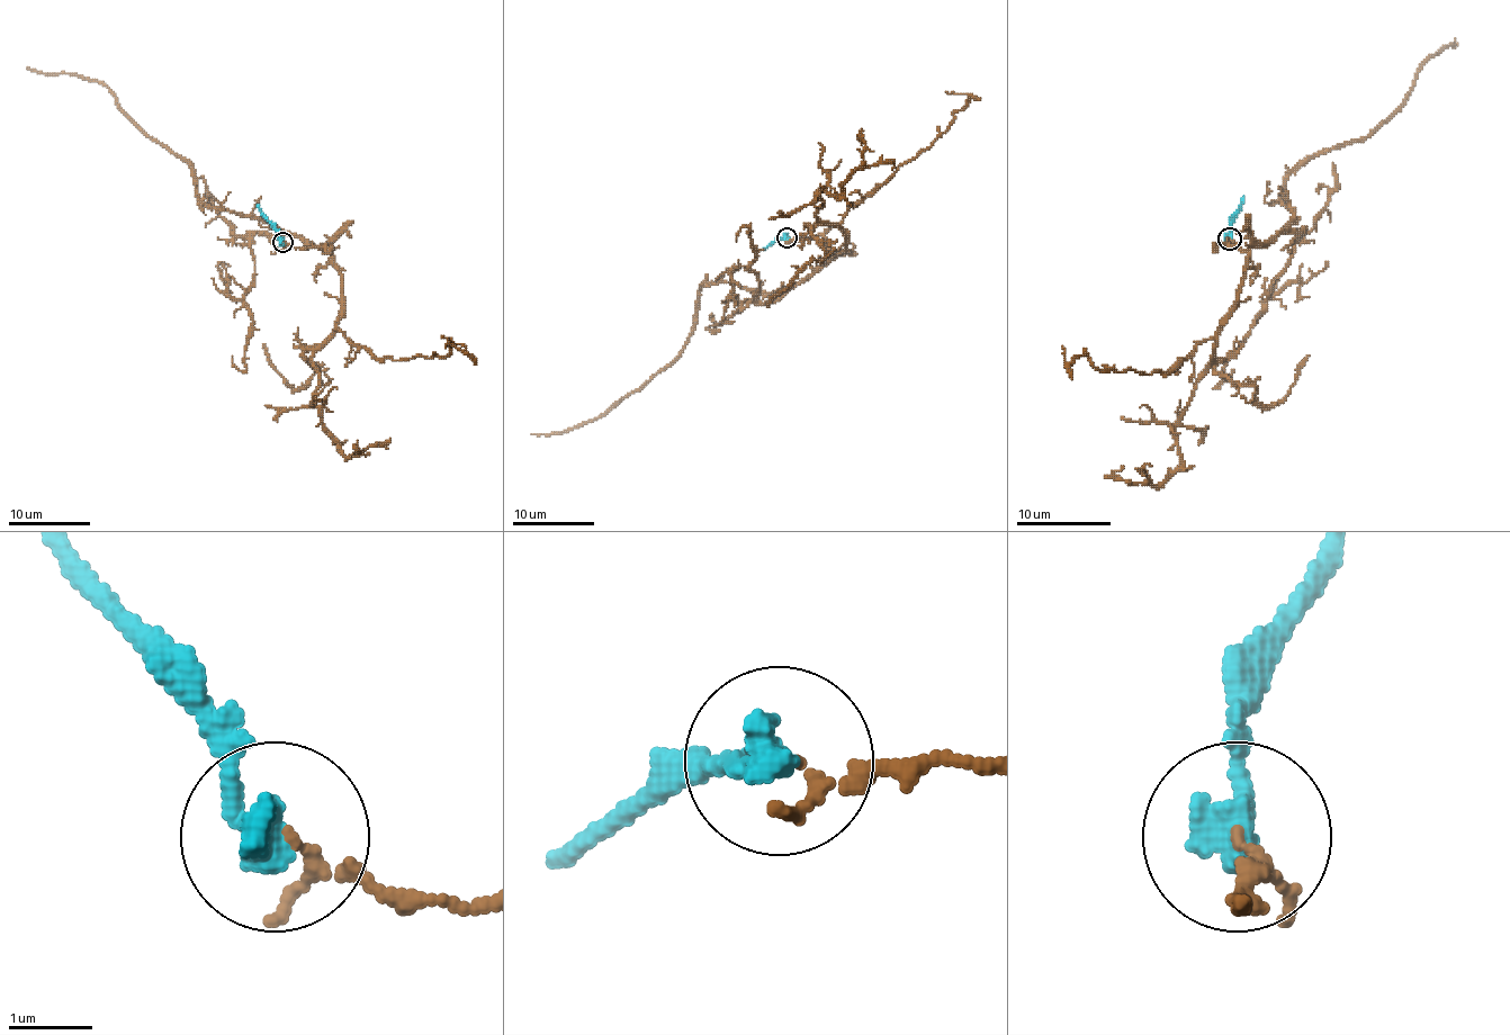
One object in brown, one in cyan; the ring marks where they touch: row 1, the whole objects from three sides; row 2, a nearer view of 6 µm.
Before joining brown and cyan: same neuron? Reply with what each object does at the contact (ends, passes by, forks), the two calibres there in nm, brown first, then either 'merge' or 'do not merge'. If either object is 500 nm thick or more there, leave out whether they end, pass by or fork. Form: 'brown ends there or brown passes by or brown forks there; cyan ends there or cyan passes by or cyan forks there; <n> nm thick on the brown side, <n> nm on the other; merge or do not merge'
brown passes by; cyan ends there; 100 nm thick on the brown side, 460 nm on the other; do not merge

